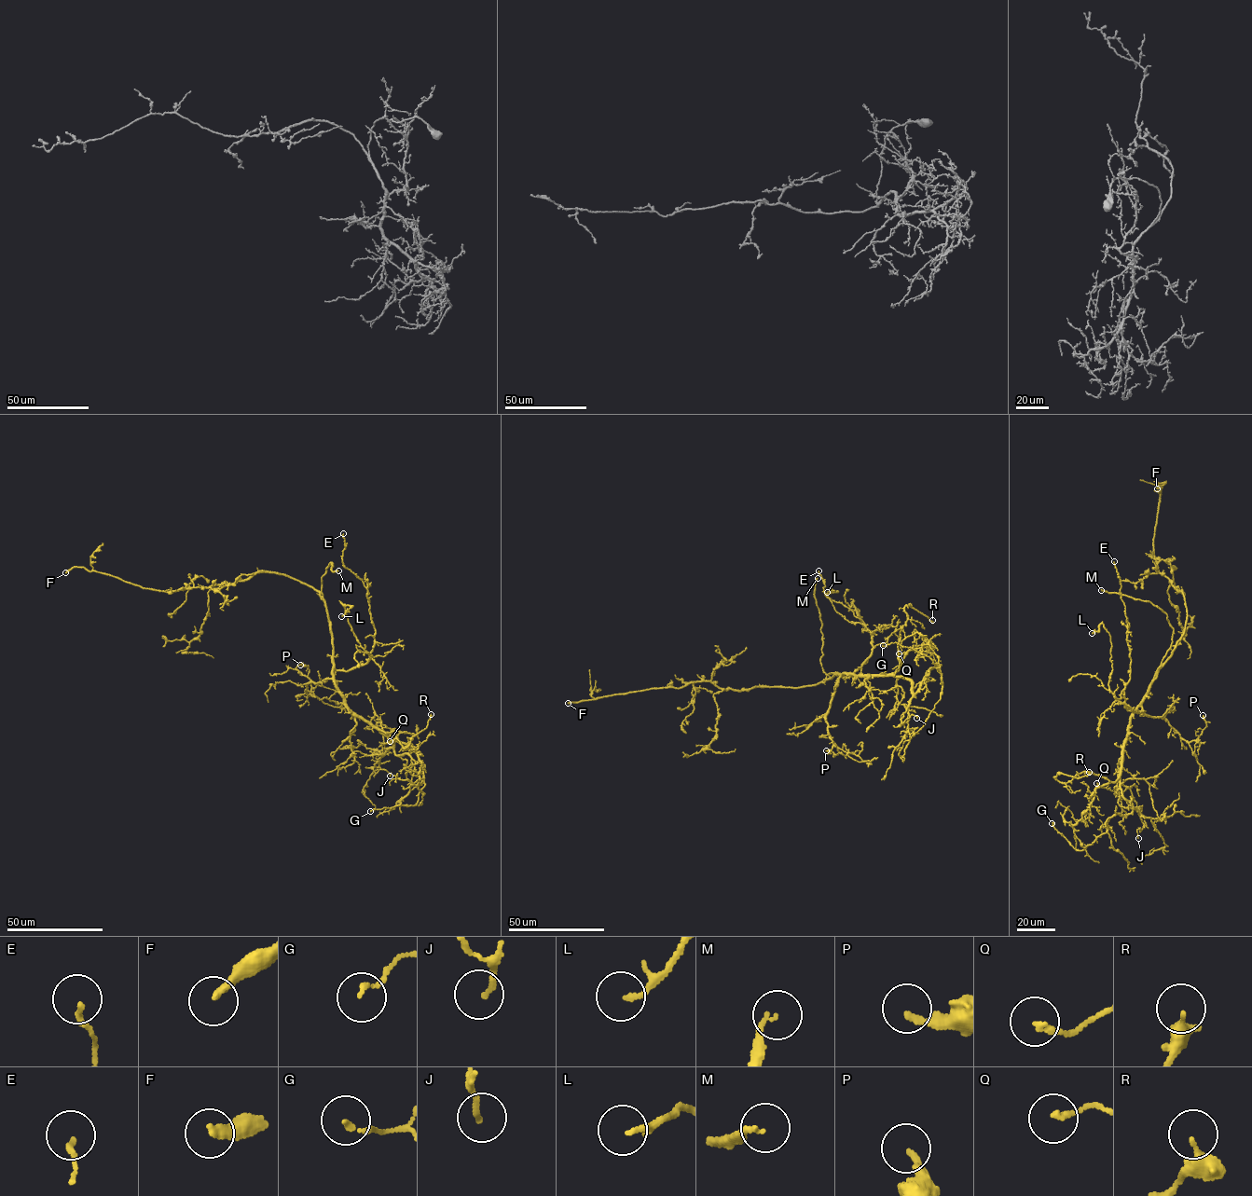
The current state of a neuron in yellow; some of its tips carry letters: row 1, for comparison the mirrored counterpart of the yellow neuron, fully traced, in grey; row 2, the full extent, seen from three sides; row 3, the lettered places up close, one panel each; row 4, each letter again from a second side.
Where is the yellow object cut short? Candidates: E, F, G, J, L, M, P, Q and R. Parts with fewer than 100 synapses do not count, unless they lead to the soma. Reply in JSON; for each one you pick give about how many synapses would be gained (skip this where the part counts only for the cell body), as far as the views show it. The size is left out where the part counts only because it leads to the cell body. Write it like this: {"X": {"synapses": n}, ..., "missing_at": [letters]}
{"F": {"synapses": 200}, "missing_at": ["F", "M"]}

